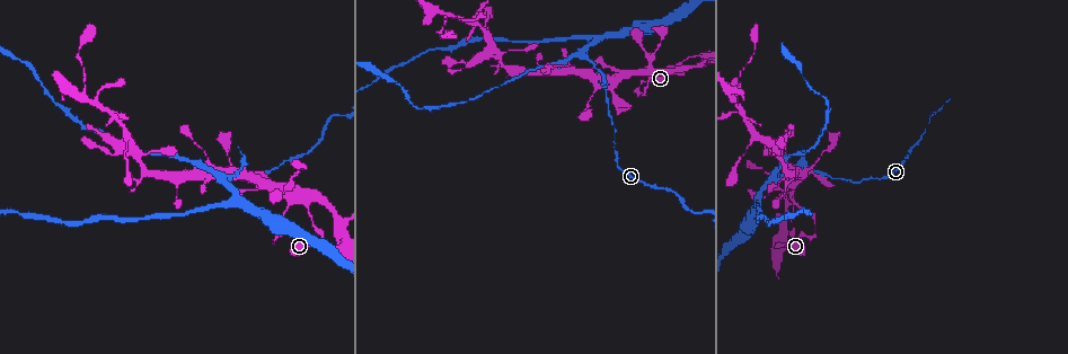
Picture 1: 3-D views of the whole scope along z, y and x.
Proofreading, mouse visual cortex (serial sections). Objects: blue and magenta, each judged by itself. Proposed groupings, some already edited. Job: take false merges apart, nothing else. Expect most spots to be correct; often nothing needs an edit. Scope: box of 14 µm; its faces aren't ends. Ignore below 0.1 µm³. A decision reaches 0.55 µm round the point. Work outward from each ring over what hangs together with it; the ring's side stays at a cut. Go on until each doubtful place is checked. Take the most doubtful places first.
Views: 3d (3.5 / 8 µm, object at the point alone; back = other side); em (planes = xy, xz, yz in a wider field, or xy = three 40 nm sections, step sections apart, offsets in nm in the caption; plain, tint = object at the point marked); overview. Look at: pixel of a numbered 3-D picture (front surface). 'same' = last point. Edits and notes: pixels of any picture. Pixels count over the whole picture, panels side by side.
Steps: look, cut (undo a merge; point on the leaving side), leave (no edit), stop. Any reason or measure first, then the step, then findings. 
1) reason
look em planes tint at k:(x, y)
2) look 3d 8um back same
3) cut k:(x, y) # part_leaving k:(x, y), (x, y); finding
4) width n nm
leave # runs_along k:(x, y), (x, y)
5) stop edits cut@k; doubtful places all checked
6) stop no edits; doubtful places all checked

two arms in line, one across
look 3d 8um at 1:(772, 177)

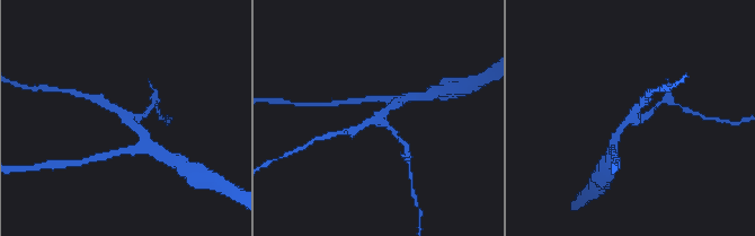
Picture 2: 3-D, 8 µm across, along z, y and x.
arms 3; arm_widths 200, 250, 250 nm
look em xy step 2 tint at 2:(634, 118)

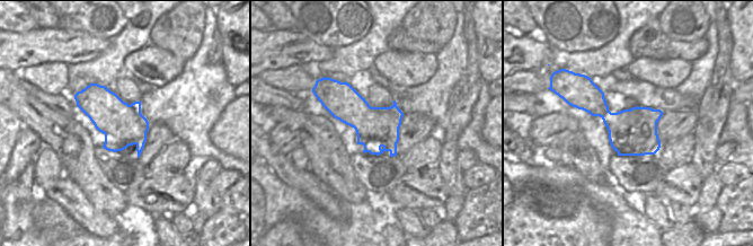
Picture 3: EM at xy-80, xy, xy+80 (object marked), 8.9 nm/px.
leave # runs_along 2:(654, 110), (629, 119), (615, 139); continuous, no second cell

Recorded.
two arms in line, one across
look 3d 8um at 1:(741, 111)

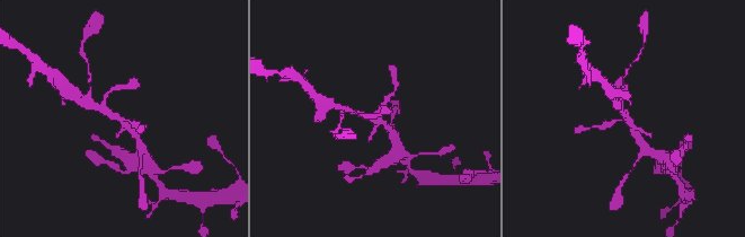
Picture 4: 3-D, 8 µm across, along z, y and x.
look 3d 3.5um at 4:(626, 121)

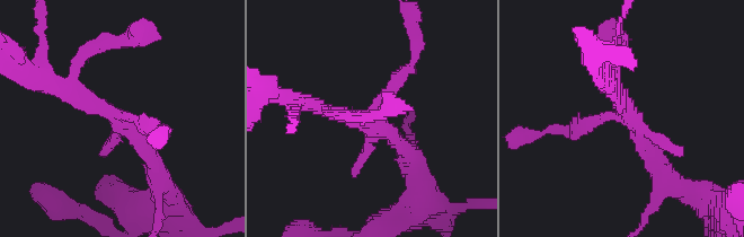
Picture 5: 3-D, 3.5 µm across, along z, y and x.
need the tissue
look em xy step 1 tint at 5:(629, 115)

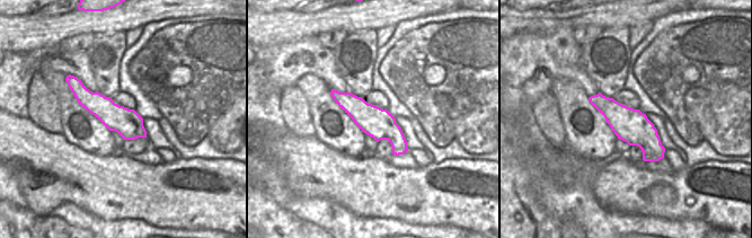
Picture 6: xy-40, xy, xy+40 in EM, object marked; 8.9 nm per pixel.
leave # runs_along 6:(334, 93), (377, 122), (404, 149); one cell here

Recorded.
look 3d 3.5um at 1:(597, 40)

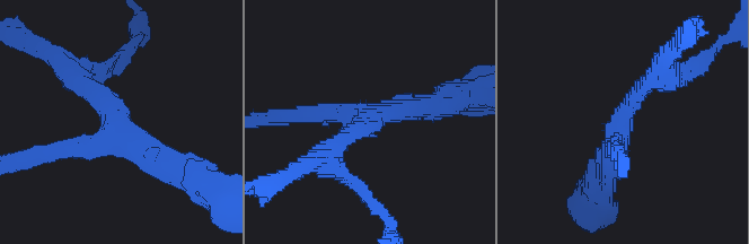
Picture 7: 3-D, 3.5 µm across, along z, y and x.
arms 3; arm_widths 250, 250, 350 nm
look em xy step 3 tint at 7:(617, 130)

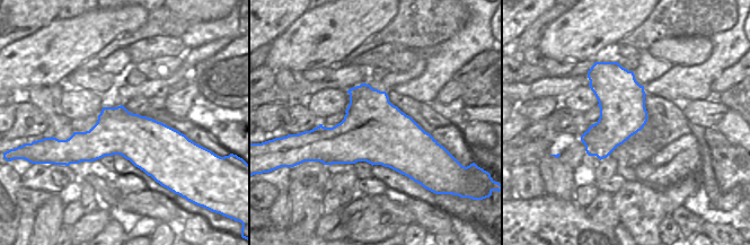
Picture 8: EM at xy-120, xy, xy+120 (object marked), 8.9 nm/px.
leave # all the same cell

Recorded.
stop no edits; doubtful places all checked

